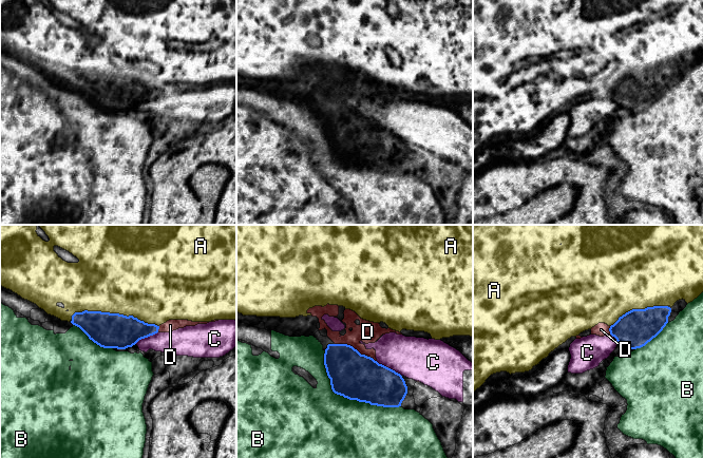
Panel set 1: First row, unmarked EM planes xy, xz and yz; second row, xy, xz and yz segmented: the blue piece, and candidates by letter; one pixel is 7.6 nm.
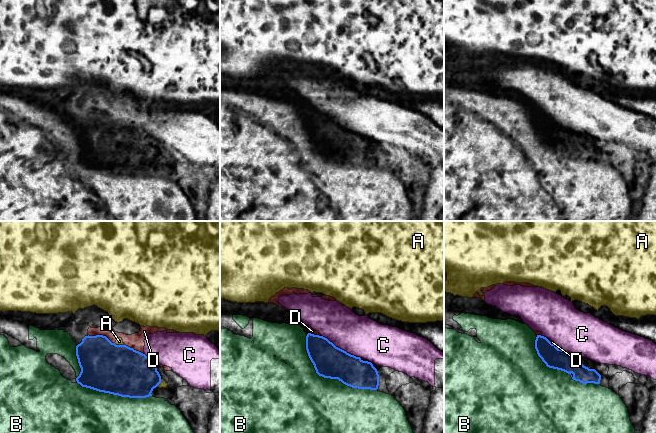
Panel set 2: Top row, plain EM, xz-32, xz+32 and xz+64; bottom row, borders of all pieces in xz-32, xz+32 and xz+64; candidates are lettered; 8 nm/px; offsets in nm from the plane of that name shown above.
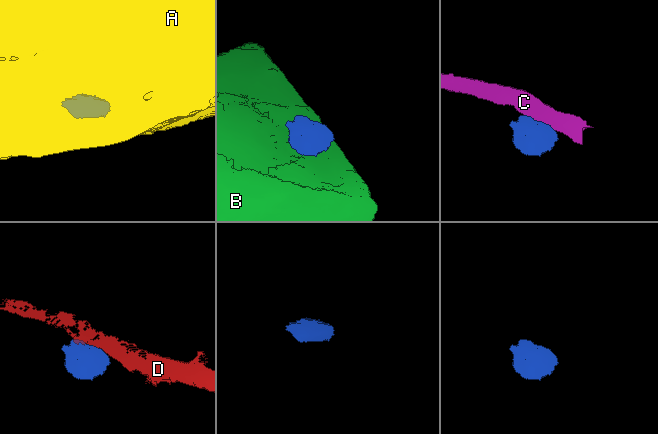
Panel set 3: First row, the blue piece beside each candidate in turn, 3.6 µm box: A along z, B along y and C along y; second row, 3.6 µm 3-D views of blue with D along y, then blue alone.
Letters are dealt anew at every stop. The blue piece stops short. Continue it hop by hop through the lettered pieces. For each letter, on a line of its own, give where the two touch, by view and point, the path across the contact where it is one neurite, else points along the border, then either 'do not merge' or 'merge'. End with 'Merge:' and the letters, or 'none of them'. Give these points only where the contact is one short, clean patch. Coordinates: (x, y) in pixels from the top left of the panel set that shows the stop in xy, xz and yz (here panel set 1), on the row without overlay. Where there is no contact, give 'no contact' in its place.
A: contact xy (115, 77); do not merge
B: contact xz (346, 160); merge
C: contact xz (387, 131); border xz (376, 125), (394, 133), (401, 139); do not merge
D: contact xz (356, 113); do not merge
Merge: B

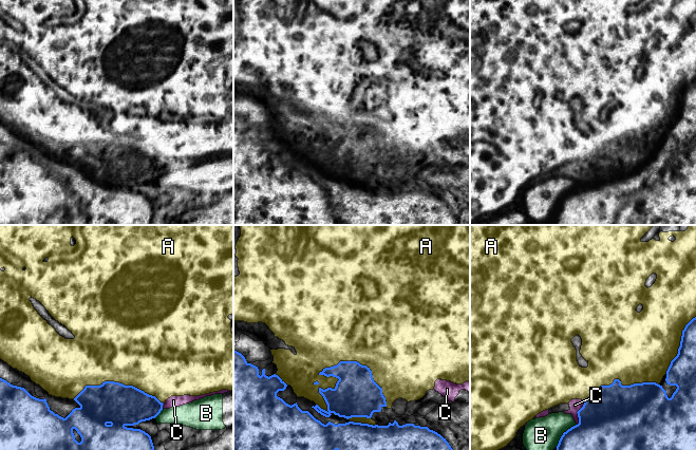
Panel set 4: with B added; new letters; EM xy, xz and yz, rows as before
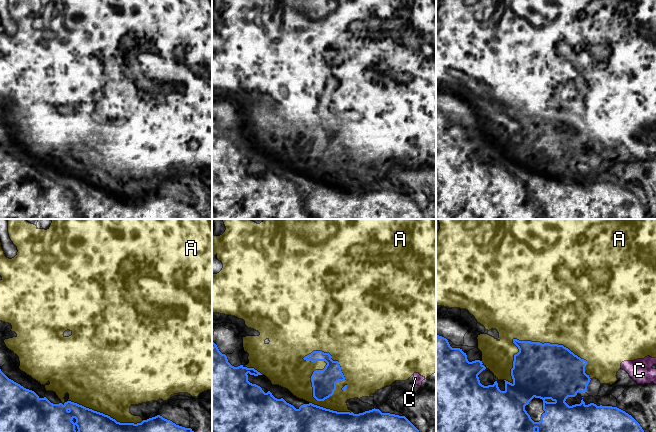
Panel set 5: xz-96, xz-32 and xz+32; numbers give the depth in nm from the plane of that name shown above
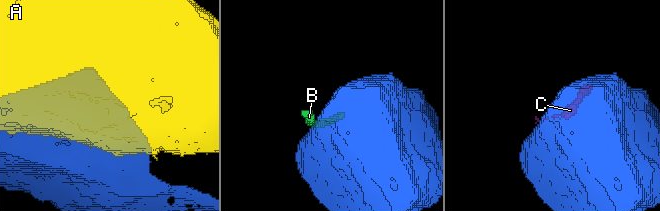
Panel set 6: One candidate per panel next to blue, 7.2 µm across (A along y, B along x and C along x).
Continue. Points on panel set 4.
A: contact xz (361, 128); do not merge
B: contact yz (563, 198); do not merge
C: contact yz (577, 175); do not merge
Merge: none of them

